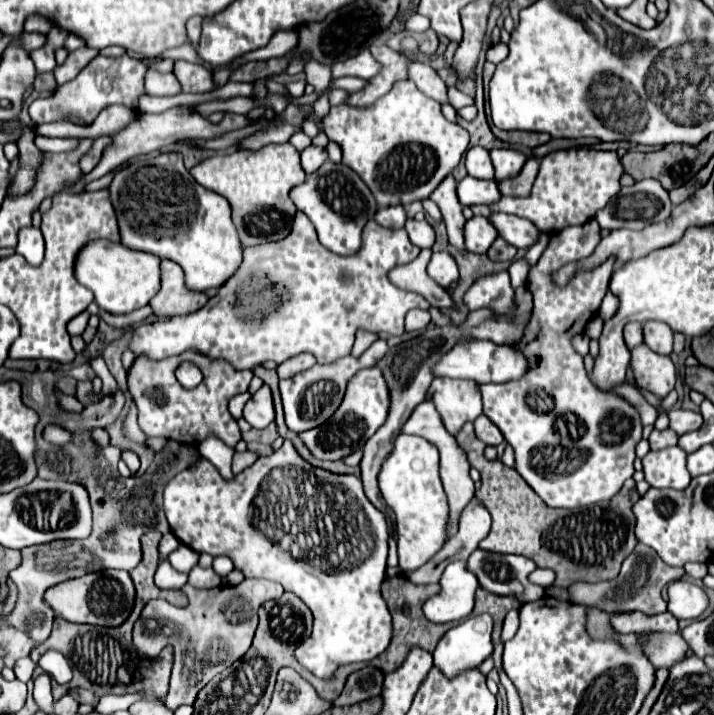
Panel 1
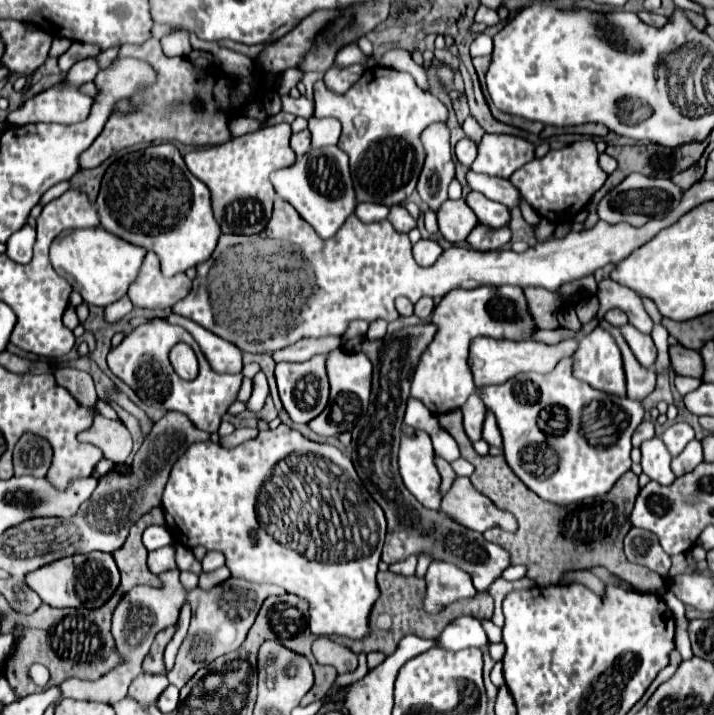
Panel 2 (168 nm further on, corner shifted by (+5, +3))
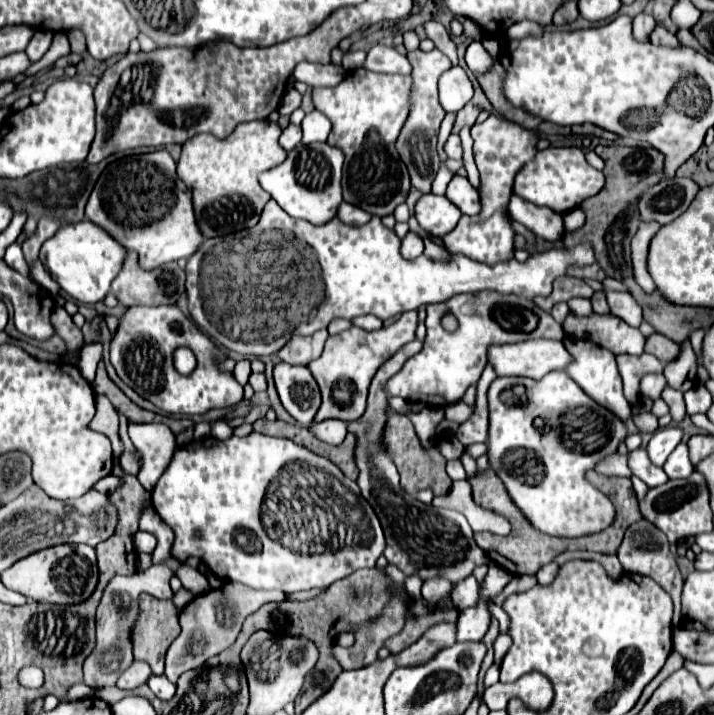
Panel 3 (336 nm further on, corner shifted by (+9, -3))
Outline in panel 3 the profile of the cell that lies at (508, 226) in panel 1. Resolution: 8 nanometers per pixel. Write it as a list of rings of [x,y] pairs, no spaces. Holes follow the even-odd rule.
[[[455,174],[447,186],[445,196],[463,212],[463,214],[477,214],[481,210],[479,204],[479,194],[477,190],[471,186],[471,182],[467,180],[467,176],[459,176]]]

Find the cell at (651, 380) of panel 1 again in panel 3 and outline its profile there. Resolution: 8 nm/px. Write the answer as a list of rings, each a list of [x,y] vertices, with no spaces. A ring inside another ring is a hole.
[[[573,312],[567,314],[563,320],[563,330],[567,336],[575,338],[587,338],[613,354],[643,354],[645,336],[633,328],[627,326],[621,318],[615,318],[613,314],[591,314],[591,316],[575,316]]]

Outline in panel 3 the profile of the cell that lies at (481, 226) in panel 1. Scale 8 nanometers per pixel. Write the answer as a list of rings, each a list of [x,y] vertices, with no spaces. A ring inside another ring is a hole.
[[[423,194],[415,204],[415,218],[429,234],[443,236],[457,226],[461,212],[445,196]]]

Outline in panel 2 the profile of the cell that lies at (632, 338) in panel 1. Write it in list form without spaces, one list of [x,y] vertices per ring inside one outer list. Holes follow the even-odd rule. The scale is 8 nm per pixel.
[[[609,310],[607,314],[605,314],[605,320],[611,324],[611,326],[615,326],[615,328],[621,328],[621,326],[625,326],[629,320],[627,320],[627,316],[625,316],[625,312],[621,312],[621,310]]]

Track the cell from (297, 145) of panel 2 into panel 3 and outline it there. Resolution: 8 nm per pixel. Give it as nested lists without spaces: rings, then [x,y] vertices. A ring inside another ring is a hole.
[[[289,124],[283,132],[281,132],[281,138],[279,138],[279,144],[289,152],[291,148],[295,148],[297,144],[301,142],[301,126],[295,126],[295,124]]]

